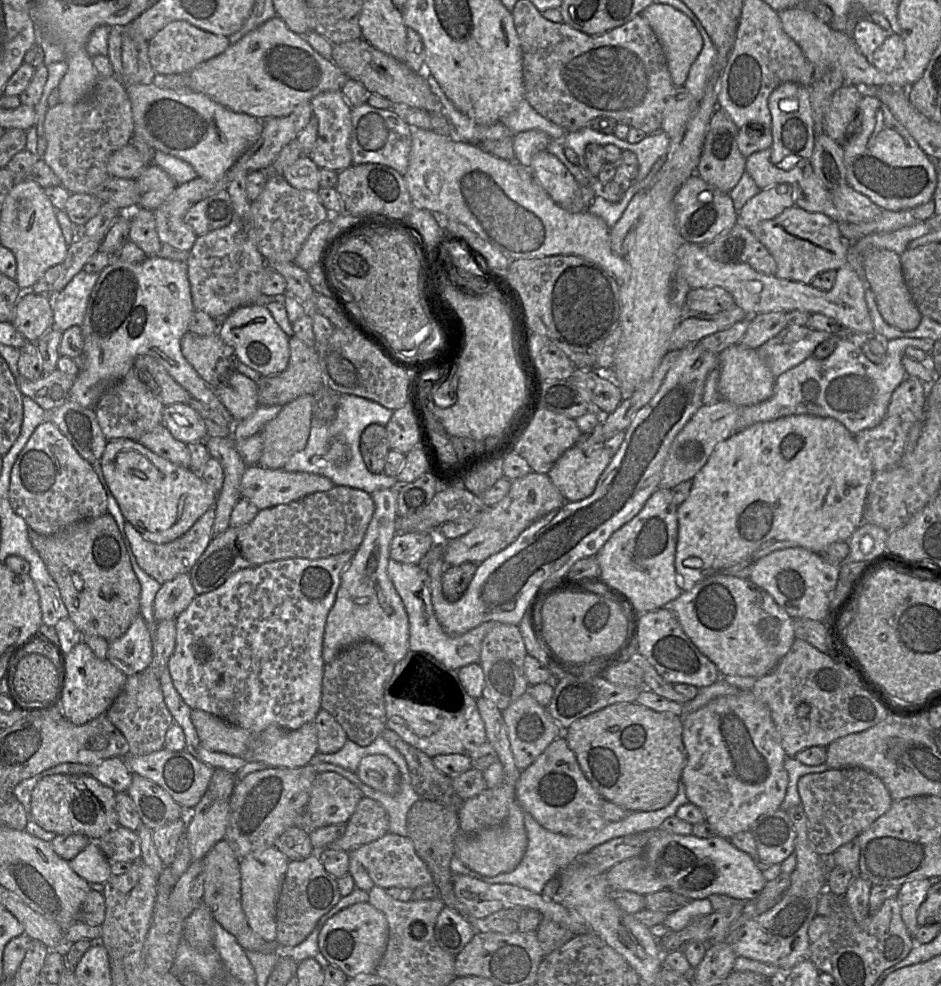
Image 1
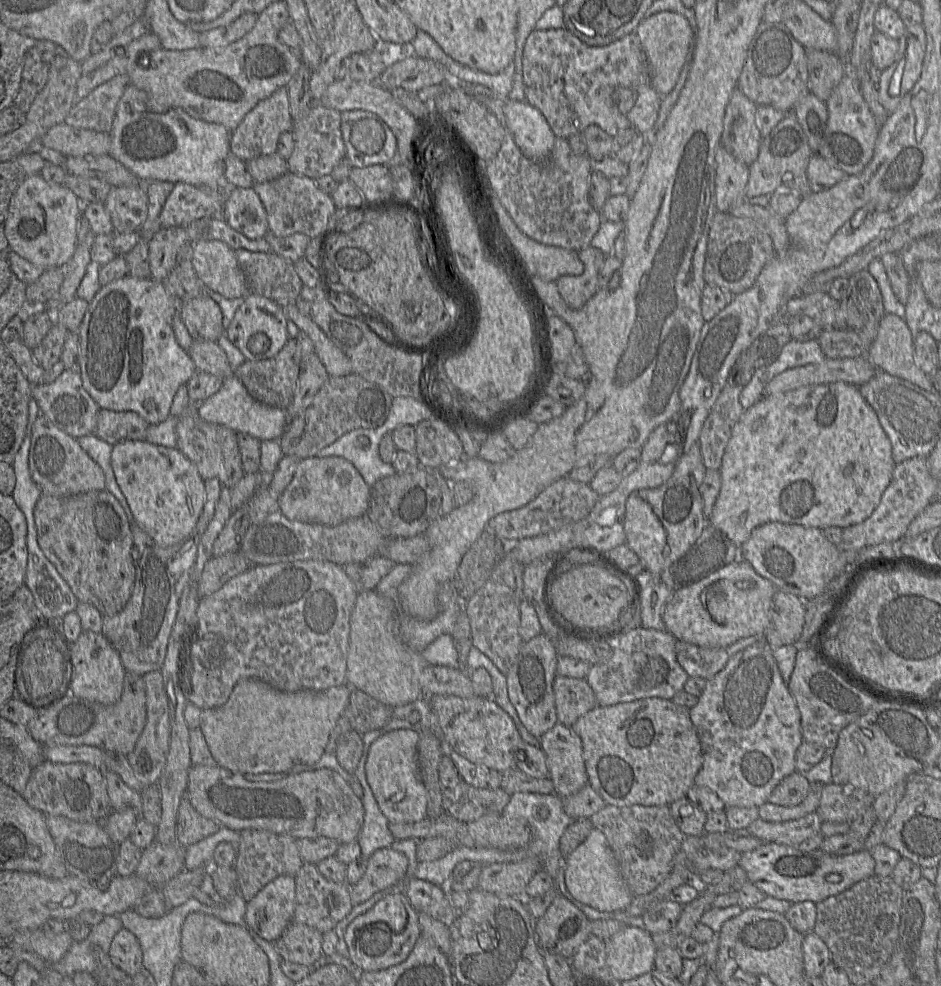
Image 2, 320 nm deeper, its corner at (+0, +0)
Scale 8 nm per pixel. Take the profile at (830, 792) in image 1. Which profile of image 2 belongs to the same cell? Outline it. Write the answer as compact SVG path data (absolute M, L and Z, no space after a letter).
M833 782L822 789L816 810L823 822L851 823L865 809L873 805L875 797L851 784Z

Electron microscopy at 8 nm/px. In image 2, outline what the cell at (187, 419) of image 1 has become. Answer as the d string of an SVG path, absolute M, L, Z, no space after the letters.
M234 374L224 379L223 385L214 395L195 405L199 416L205 421L226 426L235 432L247 433L260 441L279 439L288 423L285 410L255 400Z

